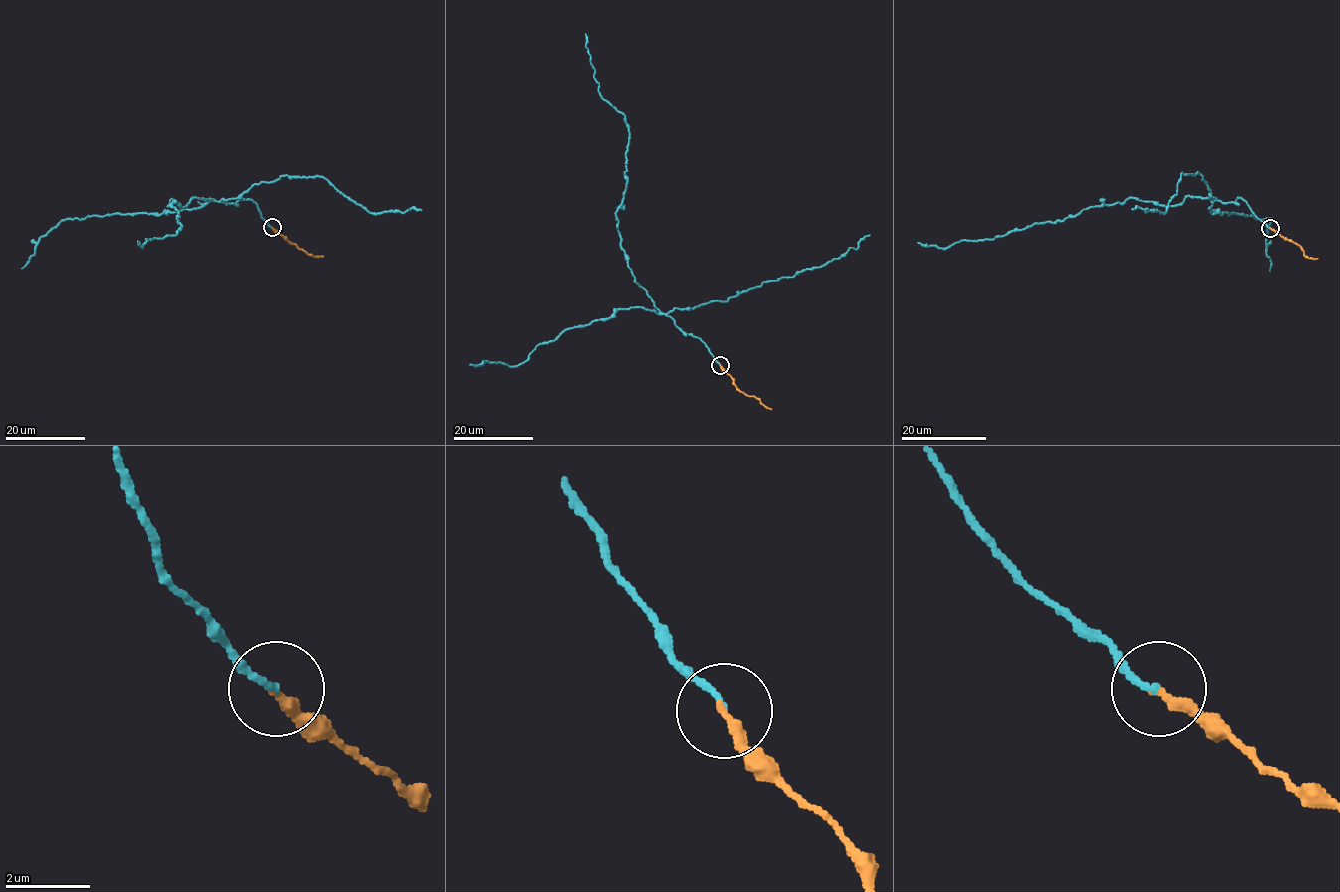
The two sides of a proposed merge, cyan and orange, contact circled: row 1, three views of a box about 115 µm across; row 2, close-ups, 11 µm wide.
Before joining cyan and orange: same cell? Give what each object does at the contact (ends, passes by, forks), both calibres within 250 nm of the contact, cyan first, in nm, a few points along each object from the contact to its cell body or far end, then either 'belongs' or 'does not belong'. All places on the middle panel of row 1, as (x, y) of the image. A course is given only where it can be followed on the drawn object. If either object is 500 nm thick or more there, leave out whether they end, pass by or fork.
cyan ends there; orange ends there; 130 nm thick on the cyan side, 280 nm on the other; cyan runs (720, 365), (699, 338), (655, 306), (628, 266), (616, 211), (627, 182), (629, 125), (598, 90), (585, 33); orange runs (720, 365), (740, 391), (771, 409); belongs

